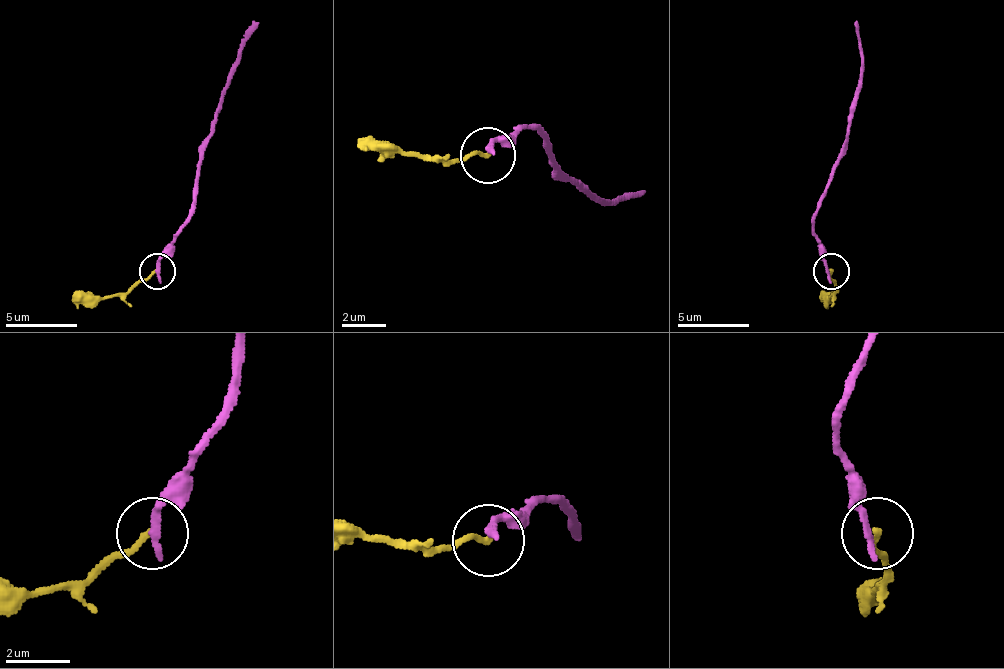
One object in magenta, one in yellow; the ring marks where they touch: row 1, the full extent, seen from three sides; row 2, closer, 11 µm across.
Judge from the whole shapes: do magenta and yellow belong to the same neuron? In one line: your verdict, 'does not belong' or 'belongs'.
does not belong

